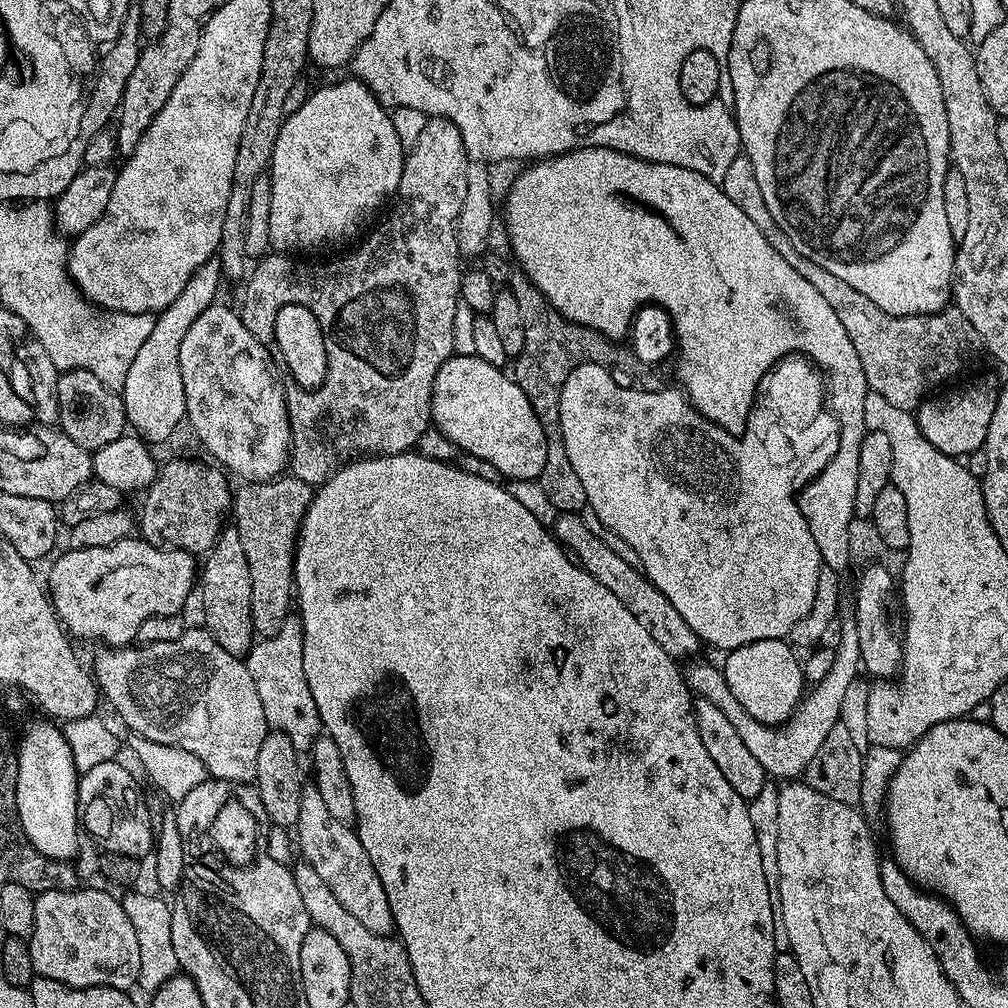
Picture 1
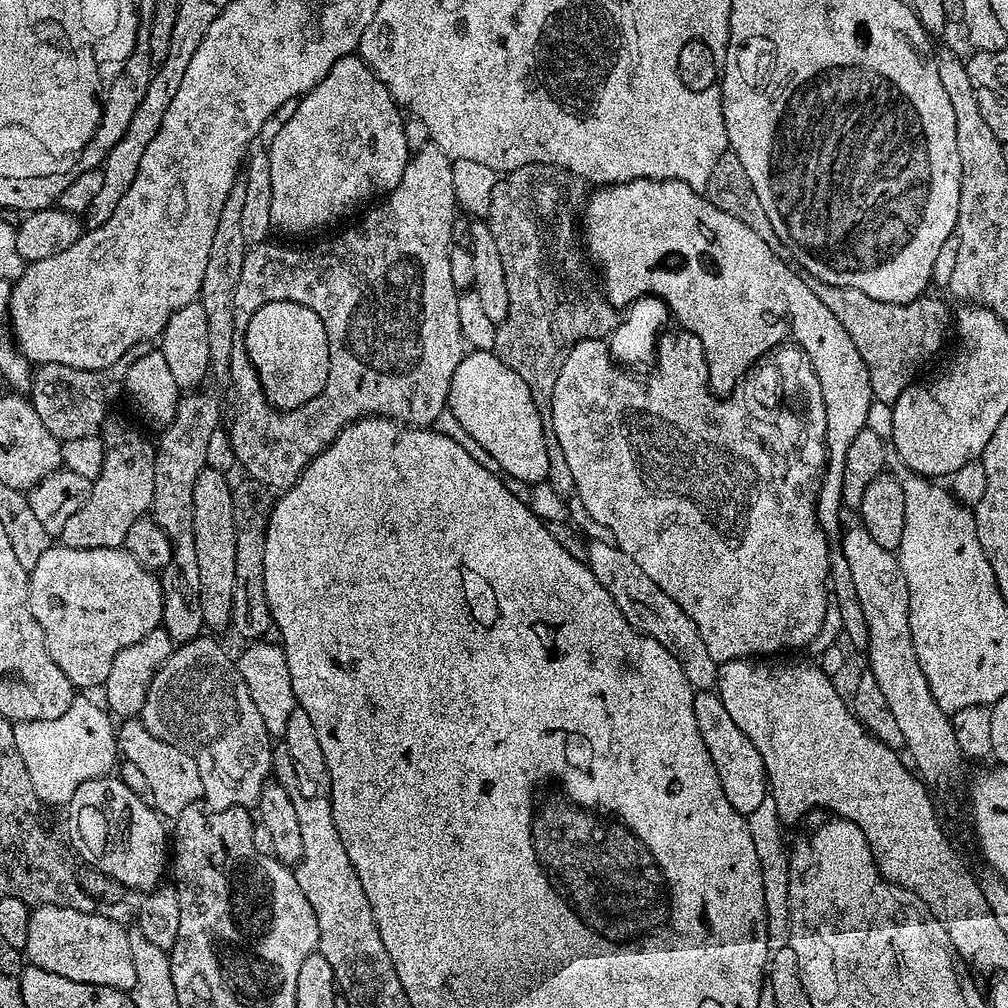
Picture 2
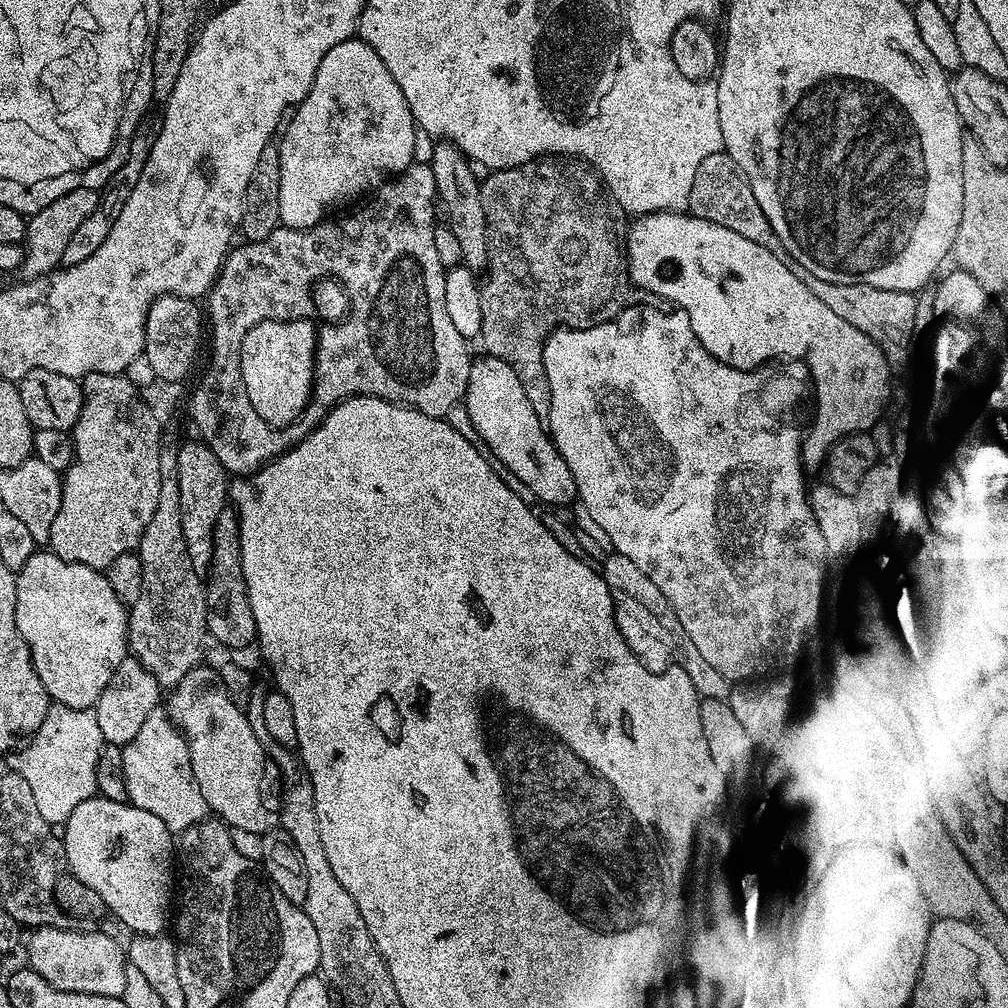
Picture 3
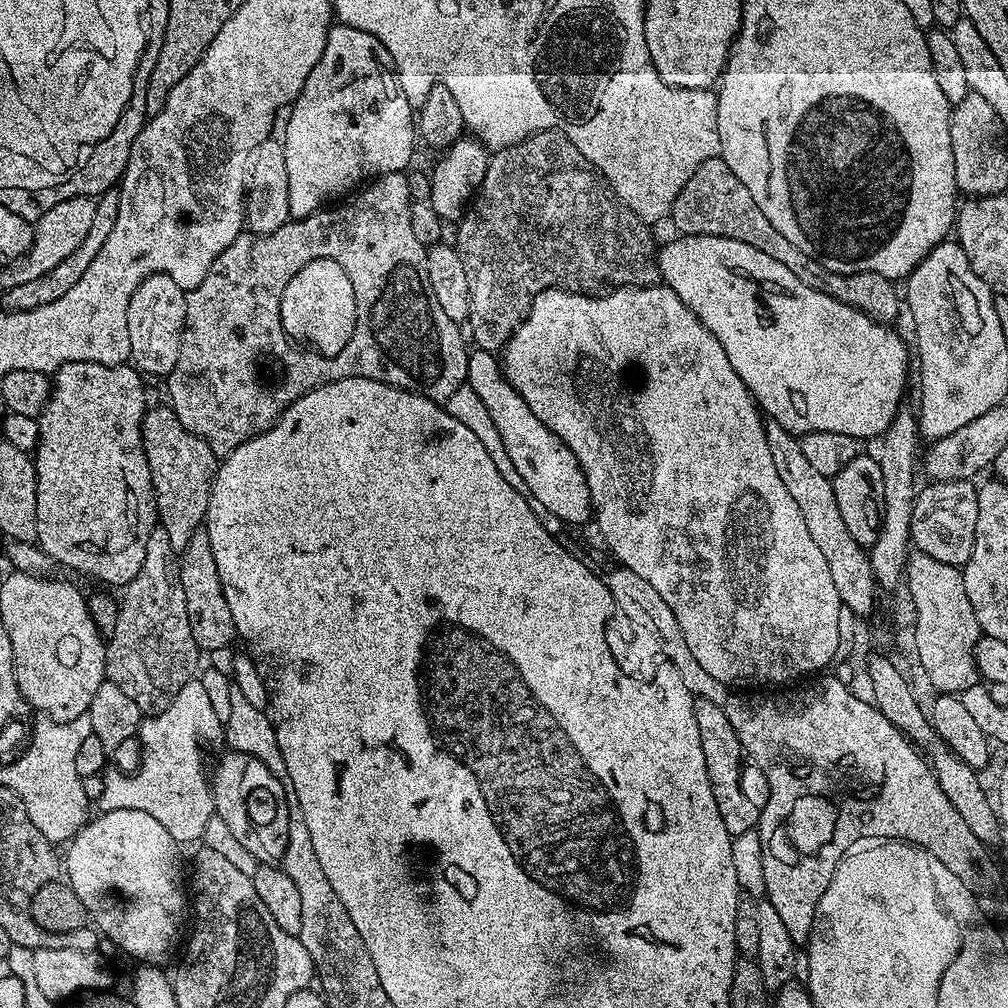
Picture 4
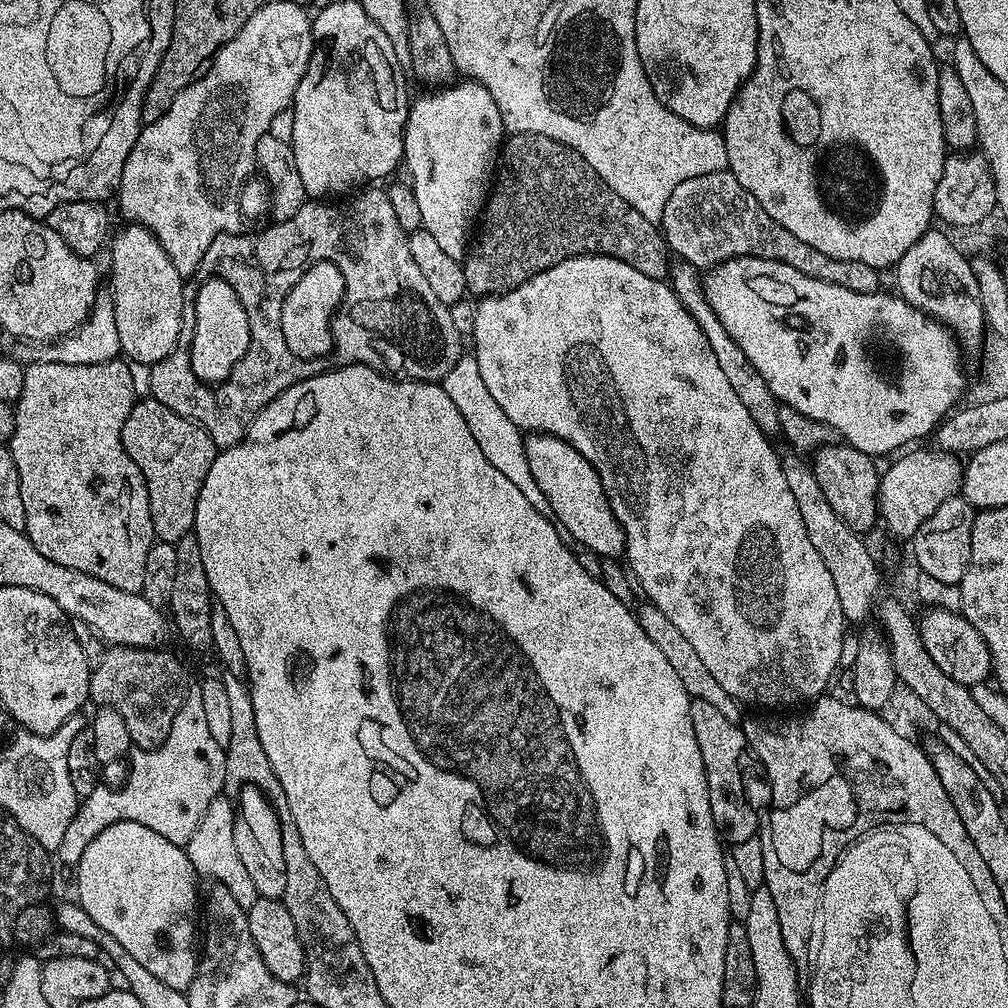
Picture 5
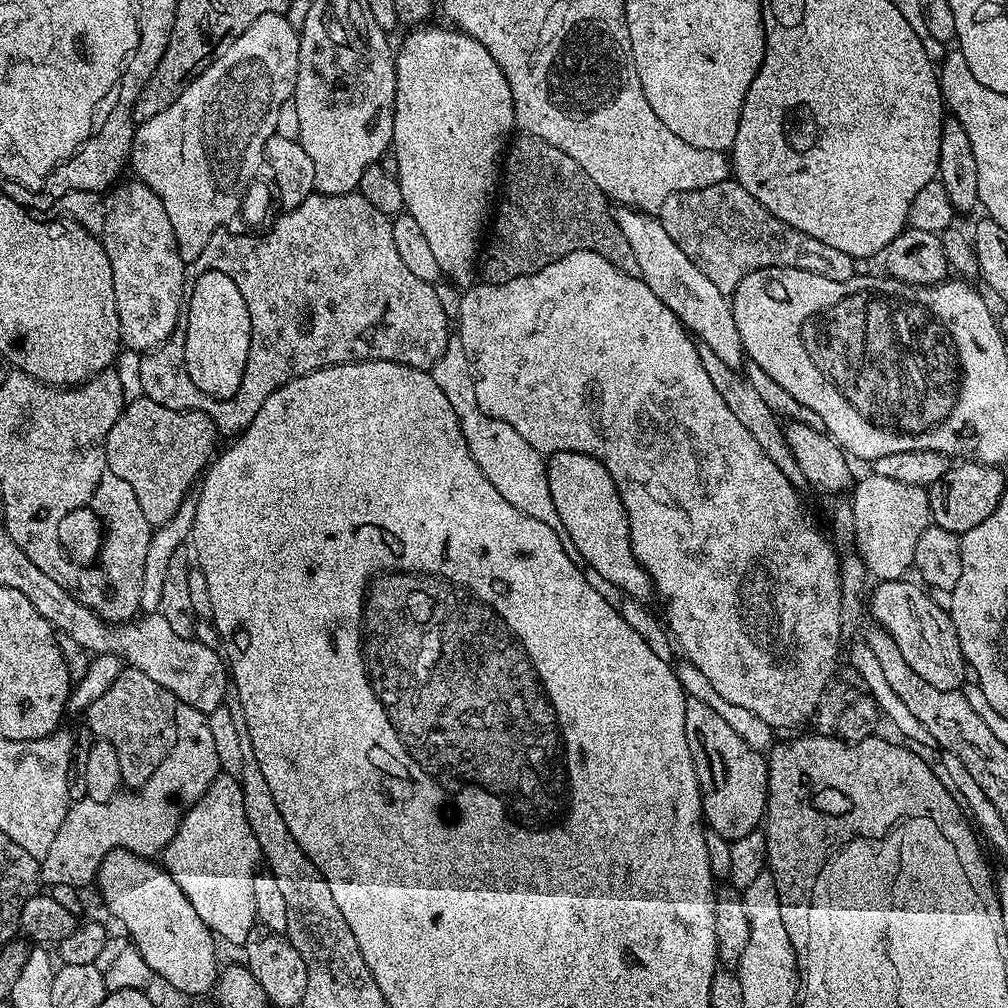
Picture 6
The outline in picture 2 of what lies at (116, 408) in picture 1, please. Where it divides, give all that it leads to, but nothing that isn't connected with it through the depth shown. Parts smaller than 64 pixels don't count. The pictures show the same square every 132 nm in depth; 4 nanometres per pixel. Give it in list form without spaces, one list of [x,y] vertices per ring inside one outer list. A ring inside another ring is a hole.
[[[42,364],[35,371],[30,376],[32,409],[38,418],[42,418],[42,426],[46,426],[56,440],[63,442],[70,438],[86,438],[97,435],[103,429],[110,409],[97,373],[61,364]]]

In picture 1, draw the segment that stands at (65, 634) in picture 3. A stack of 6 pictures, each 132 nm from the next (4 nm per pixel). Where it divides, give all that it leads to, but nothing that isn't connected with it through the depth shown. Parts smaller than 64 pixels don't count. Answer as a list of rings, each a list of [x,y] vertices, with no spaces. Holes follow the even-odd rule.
[[[142,538],[119,540],[110,546],[69,547],[67,551],[51,561],[52,573],[46,579],[46,588],[64,631],[77,641],[101,640],[104,646],[131,645],[136,640],[138,626],[146,618],[183,613],[188,595],[191,592],[193,595],[198,584],[198,560],[193,553],[183,552],[181,548],[155,548]]]

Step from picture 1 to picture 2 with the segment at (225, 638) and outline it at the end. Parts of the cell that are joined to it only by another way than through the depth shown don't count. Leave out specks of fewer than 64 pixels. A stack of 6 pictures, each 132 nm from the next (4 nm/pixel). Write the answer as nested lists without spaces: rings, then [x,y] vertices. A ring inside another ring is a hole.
[[[206,466],[192,487],[192,533],[194,554],[198,558],[198,586],[202,602],[202,618],[205,629],[220,632],[232,622],[232,607],[236,604],[236,531],[234,530],[233,485],[213,466]]]

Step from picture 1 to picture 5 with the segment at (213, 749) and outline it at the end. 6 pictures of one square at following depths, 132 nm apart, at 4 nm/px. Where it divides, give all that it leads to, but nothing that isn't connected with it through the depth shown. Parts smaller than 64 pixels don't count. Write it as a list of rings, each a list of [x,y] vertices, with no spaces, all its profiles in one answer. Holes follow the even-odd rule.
[[[255,784],[241,788],[235,806],[234,846],[238,849],[238,858],[242,858],[242,866],[246,866],[246,874],[250,874],[250,882],[254,882],[257,897],[281,899],[286,890],[286,858],[282,858],[282,830],[278,814],[264,791]]]

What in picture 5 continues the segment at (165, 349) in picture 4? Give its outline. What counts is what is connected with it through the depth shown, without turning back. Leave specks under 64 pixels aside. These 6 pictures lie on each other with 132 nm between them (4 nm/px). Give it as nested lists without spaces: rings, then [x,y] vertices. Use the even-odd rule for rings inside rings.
[[[135,222],[123,226],[125,228],[117,236],[115,233],[110,240],[110,295],[114,306],[114,322],[118,326],[118,342],[121,353],[133,365],[151,366],[165,360],[176,348],[184,317],[186,280],[178,274],[174,262],[170,262],[166,250],[162,250],[151,230]]]

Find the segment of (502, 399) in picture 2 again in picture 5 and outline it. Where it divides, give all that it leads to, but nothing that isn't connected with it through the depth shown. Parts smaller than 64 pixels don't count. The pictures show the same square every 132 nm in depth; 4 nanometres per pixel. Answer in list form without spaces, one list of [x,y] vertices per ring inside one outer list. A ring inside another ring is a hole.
[[[545,432],[531,433],[524,441],[524,449],[526,462],[530,462],[530,474],[534,474],[538,490],[542,490],[550,502],[555,523],[569,537],[572,535],[578,543],[585,544],[590,551],[597,552],[600,556],[623,557],[624,527],[618,518],[614,518],[614,510],[610,510],[606,490],[602,490],[602,482],[594,466],[586,462],[586,458],[582,458],[574,446]]]

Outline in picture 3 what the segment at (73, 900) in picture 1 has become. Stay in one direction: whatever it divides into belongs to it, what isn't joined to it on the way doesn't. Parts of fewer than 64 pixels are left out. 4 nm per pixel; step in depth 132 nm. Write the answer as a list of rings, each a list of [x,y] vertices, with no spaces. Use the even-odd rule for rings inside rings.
[[[42,926],[27,933],[26,948],[27,944],[27,967],[42,974],[50,986],[78,994],[123,997],[126,990],[126,952],[114,937],[104,932],[79,932],[75,926]]]

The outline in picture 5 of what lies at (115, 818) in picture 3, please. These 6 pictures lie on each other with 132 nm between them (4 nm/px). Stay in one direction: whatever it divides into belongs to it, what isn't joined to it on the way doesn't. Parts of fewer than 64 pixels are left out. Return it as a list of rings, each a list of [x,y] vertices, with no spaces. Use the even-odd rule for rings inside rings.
[[[114,822],[114,826],[106,826],[86,850],[82,850],[82,858],[74,866],[76,872],[75,899],[113,938],[122,942],[123,948],[135,958],[154,978],[166,982],[166,986],[179,992],[187,993],[190,982],[196,977],[198,963],[198,924],[196,928],[196,883],[198,877],[190,862],[187,851],[181,845],[169,842],[150,830],[150,826],[142,826],[142,822]]]

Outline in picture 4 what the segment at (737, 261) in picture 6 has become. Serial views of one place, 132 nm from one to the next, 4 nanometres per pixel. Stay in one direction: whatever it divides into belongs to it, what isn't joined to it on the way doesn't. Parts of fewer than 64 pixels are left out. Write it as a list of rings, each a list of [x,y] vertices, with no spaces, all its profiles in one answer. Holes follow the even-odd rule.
[[[719,156],[710,158],[690,174],[690,182],[682,186],[678,198],[674,198],[674,206],[670,213],[670,221],[681,236],[717,236],[718,238],[734,238],[738,242],[746,242],[746,246],[754,246],[754,250],[762,250],[762,254],[770,254],[774,262],[782,262],[790,274],[802,278],[806,286],[818,290],[822,294],[830,294],[838,302],[850,306],[859,312],[865,312],[871,320],[892,322],[902,312],[902,296],[896,293],[897,285],[893,281],[882,278],[882,274],[863,272],[862,274],[838,274],[826,270],[817,260],[811,260],[798,246],[794,246],[783,234],[778,234],[775,226],[770,226],[770,218],[758,210],[758,202],[750,195],[750,190],[734,178],[730,166]]]

